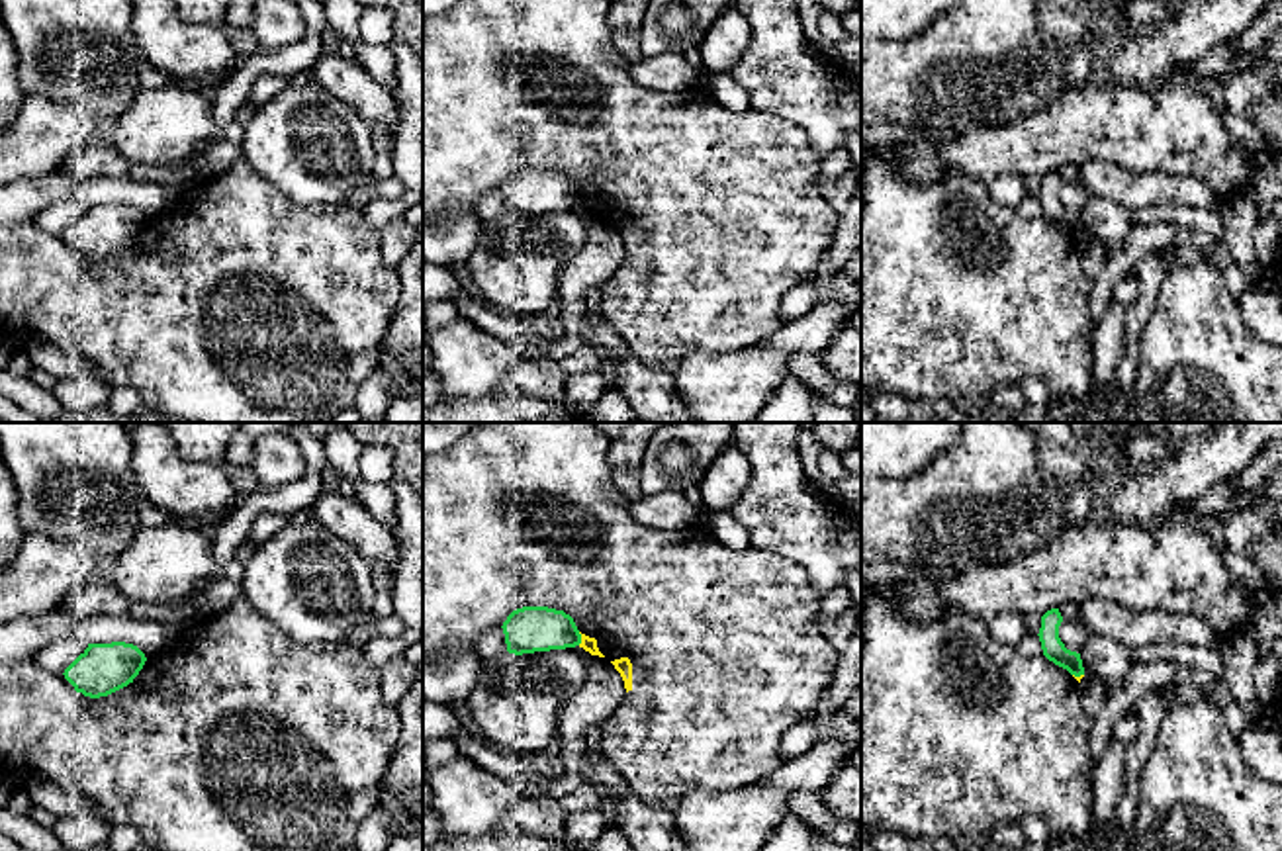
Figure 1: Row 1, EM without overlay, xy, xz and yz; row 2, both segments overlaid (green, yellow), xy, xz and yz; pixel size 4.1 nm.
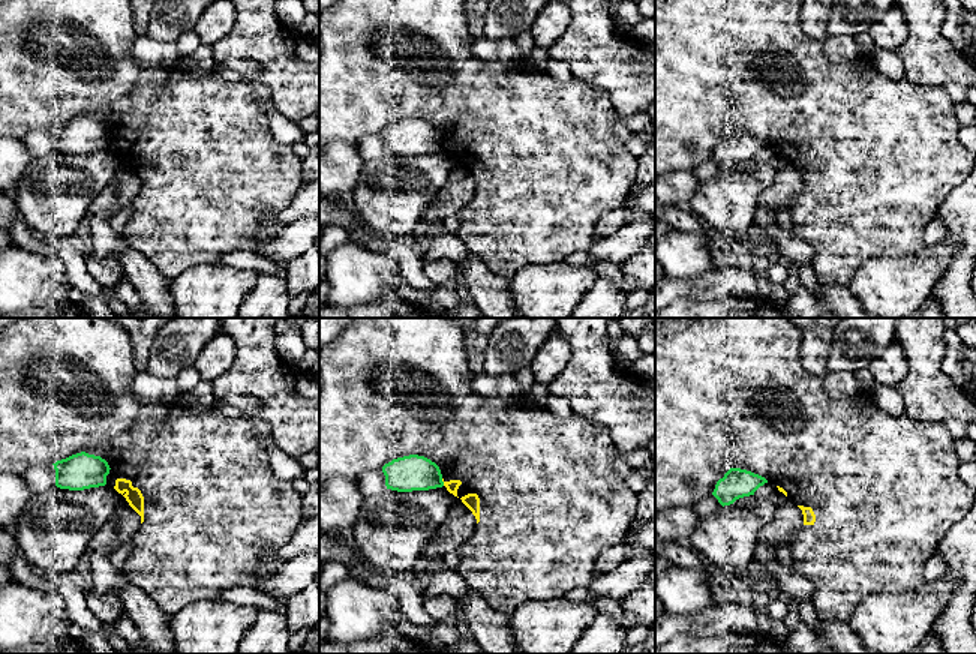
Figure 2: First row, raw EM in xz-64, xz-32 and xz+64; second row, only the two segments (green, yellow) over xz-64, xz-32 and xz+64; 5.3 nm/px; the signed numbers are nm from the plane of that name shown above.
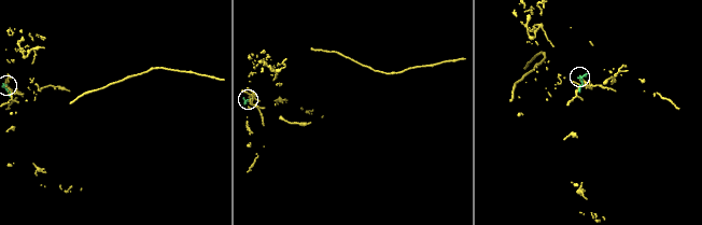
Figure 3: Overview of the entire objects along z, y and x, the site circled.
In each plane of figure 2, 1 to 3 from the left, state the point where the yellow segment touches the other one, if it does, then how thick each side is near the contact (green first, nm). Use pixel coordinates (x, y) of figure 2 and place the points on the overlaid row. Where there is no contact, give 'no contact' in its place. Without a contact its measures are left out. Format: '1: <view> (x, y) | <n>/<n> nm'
1: no contact
2: xz-32 (443, 482) | 190/70 nm
3: no contact

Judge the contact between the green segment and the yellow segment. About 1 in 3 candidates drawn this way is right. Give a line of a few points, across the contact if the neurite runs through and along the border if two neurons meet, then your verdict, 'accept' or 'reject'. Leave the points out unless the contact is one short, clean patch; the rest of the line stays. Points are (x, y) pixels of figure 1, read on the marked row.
line xz (578, 632), (580, 644); reject

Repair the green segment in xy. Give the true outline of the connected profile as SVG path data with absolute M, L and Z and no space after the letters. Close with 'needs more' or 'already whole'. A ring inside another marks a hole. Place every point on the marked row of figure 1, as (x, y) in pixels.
M88 644L63 675L76 693L100 698L133 683L145 661L145 653L133 644Z; already whole

